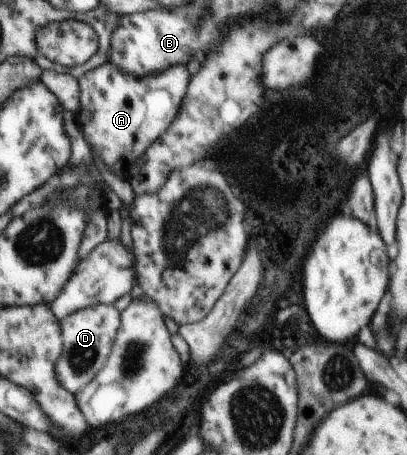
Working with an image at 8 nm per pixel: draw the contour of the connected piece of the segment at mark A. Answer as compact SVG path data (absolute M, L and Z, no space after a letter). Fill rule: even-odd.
M107 62L78 78L81 108L76 123L105 168L117 176L126 176L128 166L140 159L175 120L191 77L187 64L175 64L153 76L133 78Z

